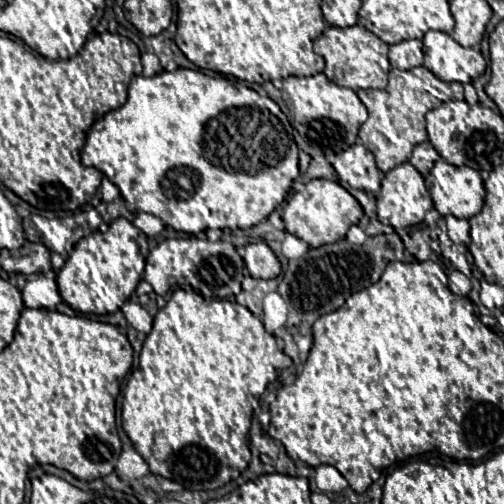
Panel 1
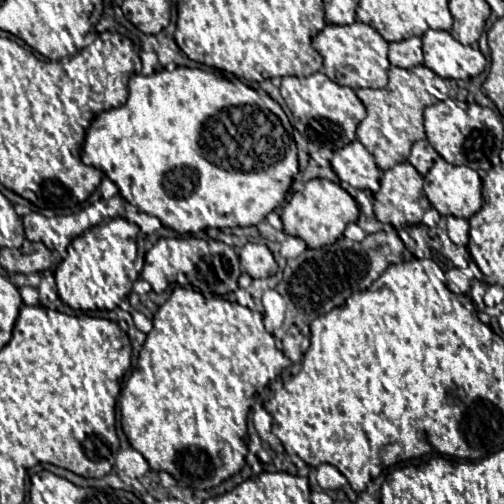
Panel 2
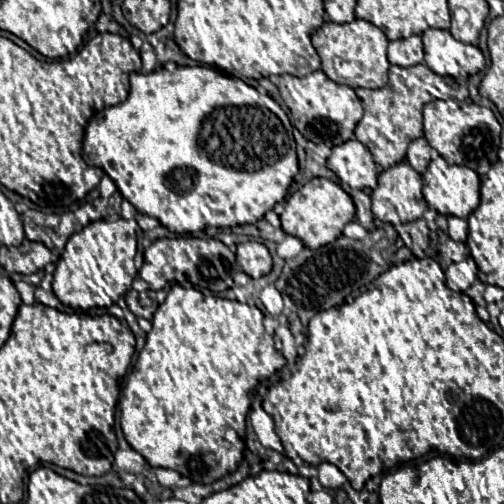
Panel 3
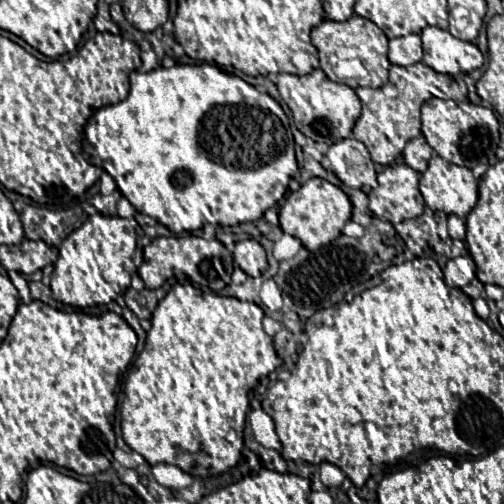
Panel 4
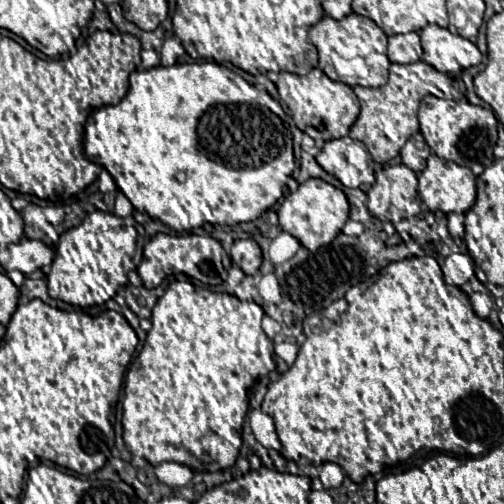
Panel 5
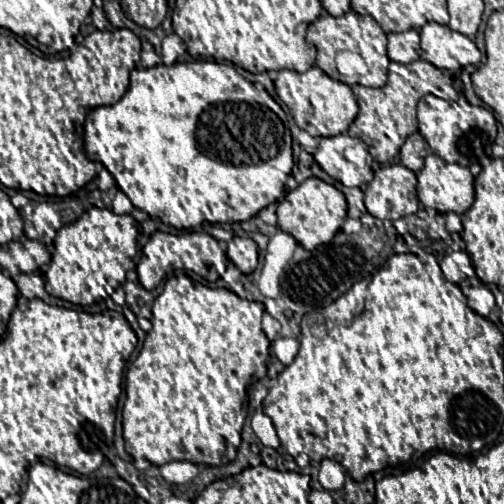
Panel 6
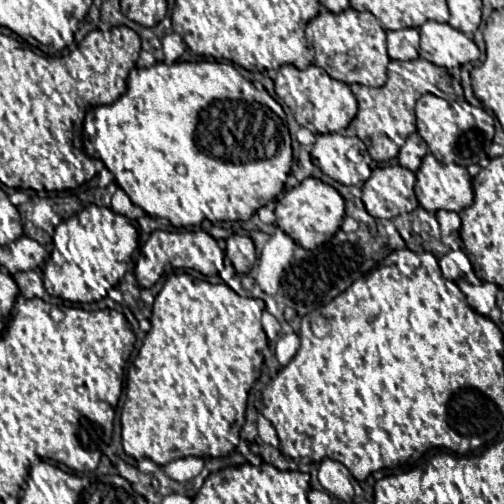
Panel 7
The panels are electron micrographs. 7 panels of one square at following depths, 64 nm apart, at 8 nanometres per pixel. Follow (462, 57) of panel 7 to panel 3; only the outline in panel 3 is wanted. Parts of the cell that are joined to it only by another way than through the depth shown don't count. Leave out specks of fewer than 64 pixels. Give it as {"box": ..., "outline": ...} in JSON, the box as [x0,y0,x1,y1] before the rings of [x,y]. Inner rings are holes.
{"box":[422,28,486,78],"outline":[[[428,28],[422,34],[422,42],[426,66],[440,76],[468,78],[486,64],[480,48],[454,40],[448,30]]]}

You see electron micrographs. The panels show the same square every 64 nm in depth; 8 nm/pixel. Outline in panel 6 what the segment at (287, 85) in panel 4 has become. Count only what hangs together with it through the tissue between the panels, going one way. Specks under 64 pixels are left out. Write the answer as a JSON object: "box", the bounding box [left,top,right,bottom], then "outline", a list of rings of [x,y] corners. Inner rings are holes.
{"box":[276,66,358,138],"outline":[[[318,66],[310,68],[308,72],[300,74],[294,70],[280,70],[276,78],[276,92],[280,100],[288,106],[294,122],[310,132],[314,138],[328,138],[328,136],[338,136],[346,134],[352,120],[358,114],[358,102],[356,96],[352,94],[350,86],[338,80],[332,80],[326,76]]]}

